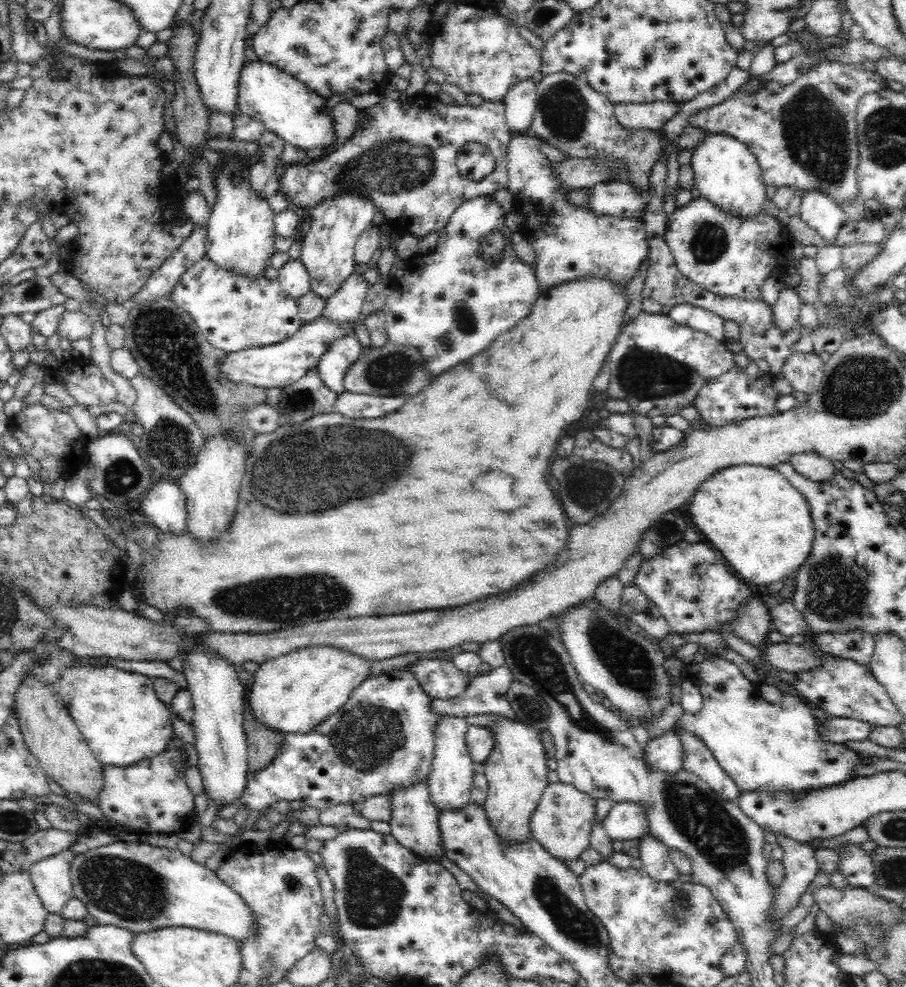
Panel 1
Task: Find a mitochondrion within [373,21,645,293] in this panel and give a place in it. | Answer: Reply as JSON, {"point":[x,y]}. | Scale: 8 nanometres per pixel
{"point":[563,108]}

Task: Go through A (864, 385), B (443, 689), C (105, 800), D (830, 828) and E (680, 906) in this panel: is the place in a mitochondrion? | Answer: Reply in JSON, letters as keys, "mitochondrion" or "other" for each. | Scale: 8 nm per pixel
{"A":"mitochondrion","B":"other","C":"other","D":"other","E":"mitochondrion"}

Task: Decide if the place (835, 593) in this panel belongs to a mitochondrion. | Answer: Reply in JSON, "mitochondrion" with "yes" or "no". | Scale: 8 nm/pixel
{"mitochondrion":"yes"}

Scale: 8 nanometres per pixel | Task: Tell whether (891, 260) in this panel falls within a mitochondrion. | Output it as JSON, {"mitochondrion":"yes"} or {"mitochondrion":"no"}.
{"mitochondrion":"no"}

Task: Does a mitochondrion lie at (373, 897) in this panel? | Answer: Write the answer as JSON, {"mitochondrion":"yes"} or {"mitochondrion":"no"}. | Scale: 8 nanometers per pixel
{"mitochondrion":"yes"}

